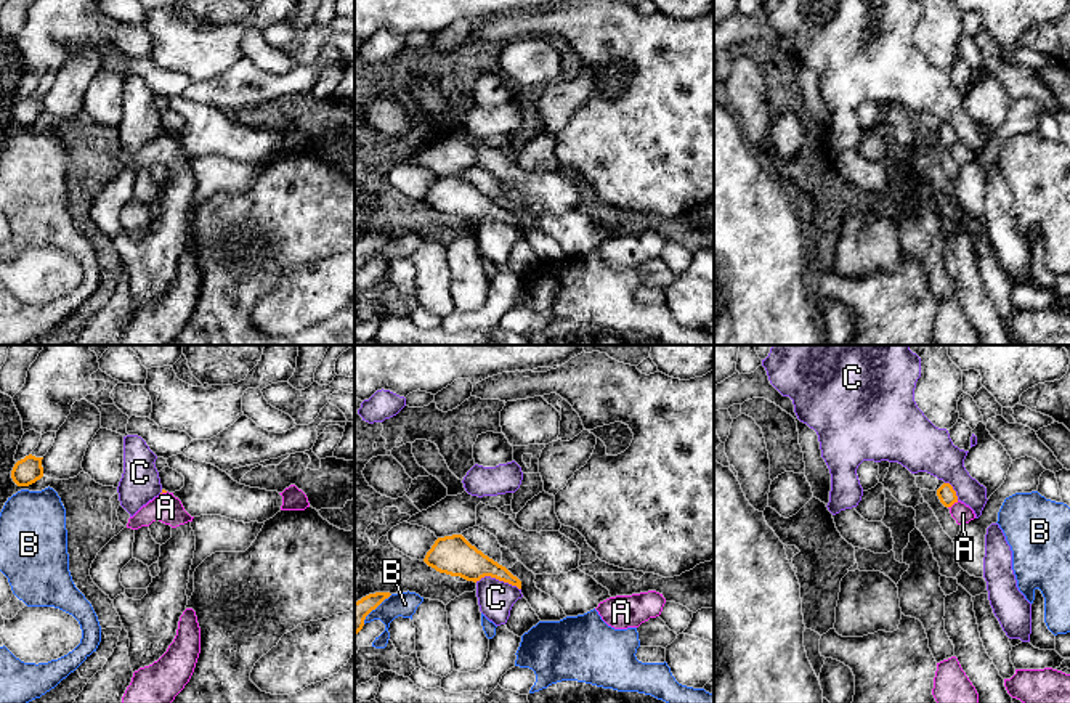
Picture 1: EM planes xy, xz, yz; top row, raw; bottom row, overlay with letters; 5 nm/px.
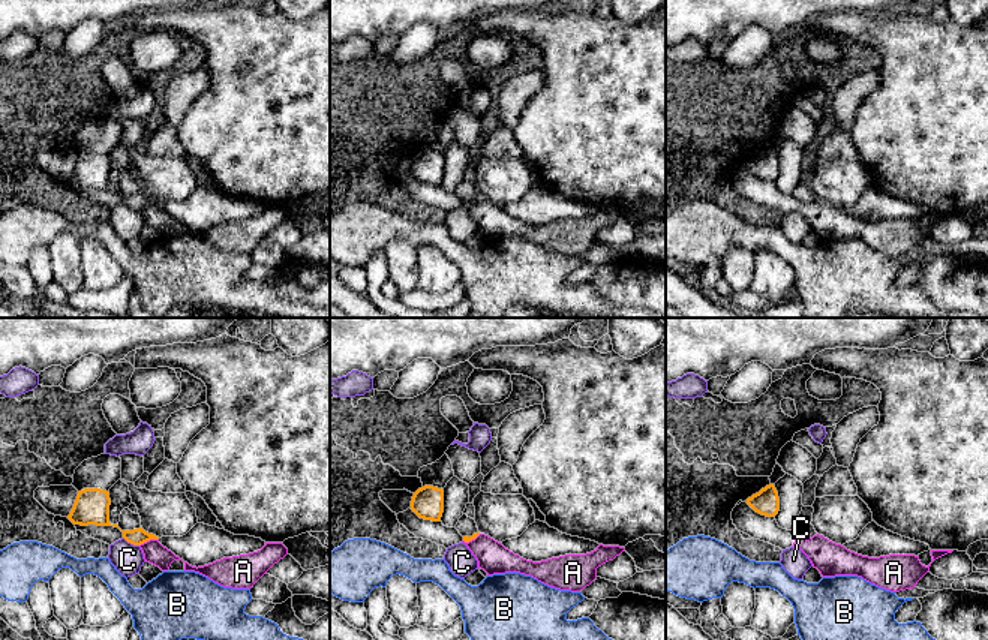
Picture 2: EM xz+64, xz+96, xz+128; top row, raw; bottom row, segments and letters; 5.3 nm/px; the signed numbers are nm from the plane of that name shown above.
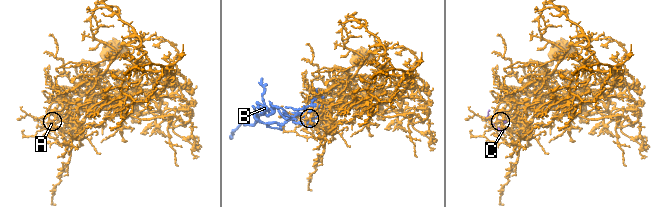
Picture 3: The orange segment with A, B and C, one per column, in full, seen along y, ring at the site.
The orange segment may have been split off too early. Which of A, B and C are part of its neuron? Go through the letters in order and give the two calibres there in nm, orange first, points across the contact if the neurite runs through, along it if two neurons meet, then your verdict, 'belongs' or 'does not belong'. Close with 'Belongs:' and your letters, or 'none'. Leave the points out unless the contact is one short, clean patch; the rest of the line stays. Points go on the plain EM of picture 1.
A: calibres 90 and 100 nm; border yz (958, 142), (948, 148); does not belong
B: calibres 120 and 120 nm; does not belong
C: calibres 200 and 180 nm; does not belong
Belongs: none

